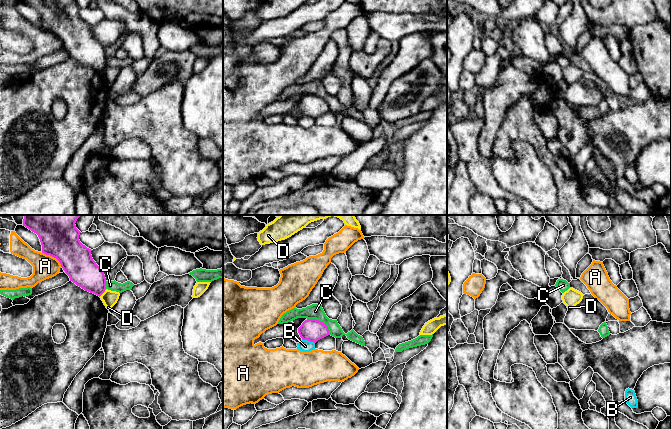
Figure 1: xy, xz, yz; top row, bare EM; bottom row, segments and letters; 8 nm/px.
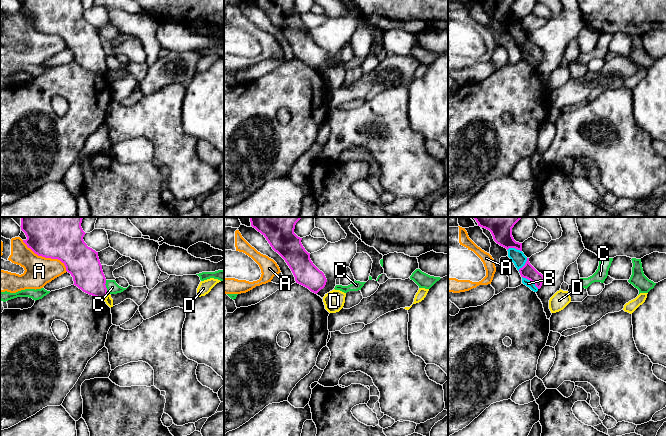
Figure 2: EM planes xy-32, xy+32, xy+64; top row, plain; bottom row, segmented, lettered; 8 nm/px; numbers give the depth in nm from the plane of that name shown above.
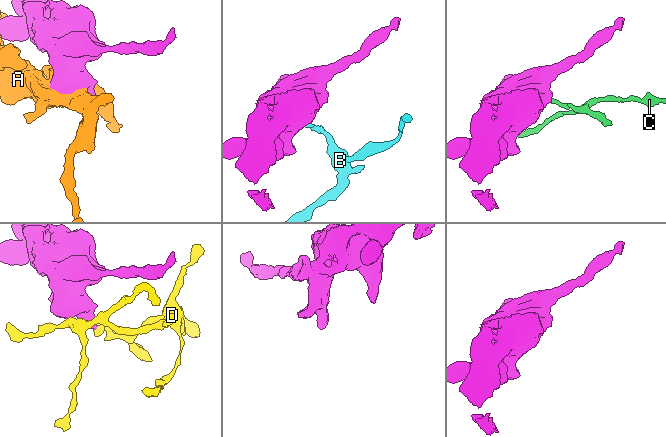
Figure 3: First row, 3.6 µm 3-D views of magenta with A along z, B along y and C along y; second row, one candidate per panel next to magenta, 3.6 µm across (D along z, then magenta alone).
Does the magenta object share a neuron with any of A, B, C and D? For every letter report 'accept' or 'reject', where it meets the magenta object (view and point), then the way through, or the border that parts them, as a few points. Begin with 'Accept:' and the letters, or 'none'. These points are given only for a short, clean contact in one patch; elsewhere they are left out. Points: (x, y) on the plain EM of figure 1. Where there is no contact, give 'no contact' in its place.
Accept: none
A: reject; meets magenta in xy at (53, 32)
B: reject; meets magenta in xz at (308, 116); border along xz (302, 115), (307, 115), (314, 119)
C: reject; meets magenta in xz at (320, 97); border along xz (307, 94), (320, 96), (327, 103), (330, 110)
D: reject; meets magenta in xy at (102, 69); border along xy (106, 65), (99, 72)

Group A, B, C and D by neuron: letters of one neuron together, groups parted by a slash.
A / B / C / D

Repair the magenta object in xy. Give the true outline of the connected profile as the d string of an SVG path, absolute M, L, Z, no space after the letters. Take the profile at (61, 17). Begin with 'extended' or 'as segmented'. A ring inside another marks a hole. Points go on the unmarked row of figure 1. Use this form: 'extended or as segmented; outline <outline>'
as segmented; outline M23 0L36 9L42 29L56 34L70 57L85 67L101 72L106 66L104 48L93 36L91 25L79 16L75 0Z

